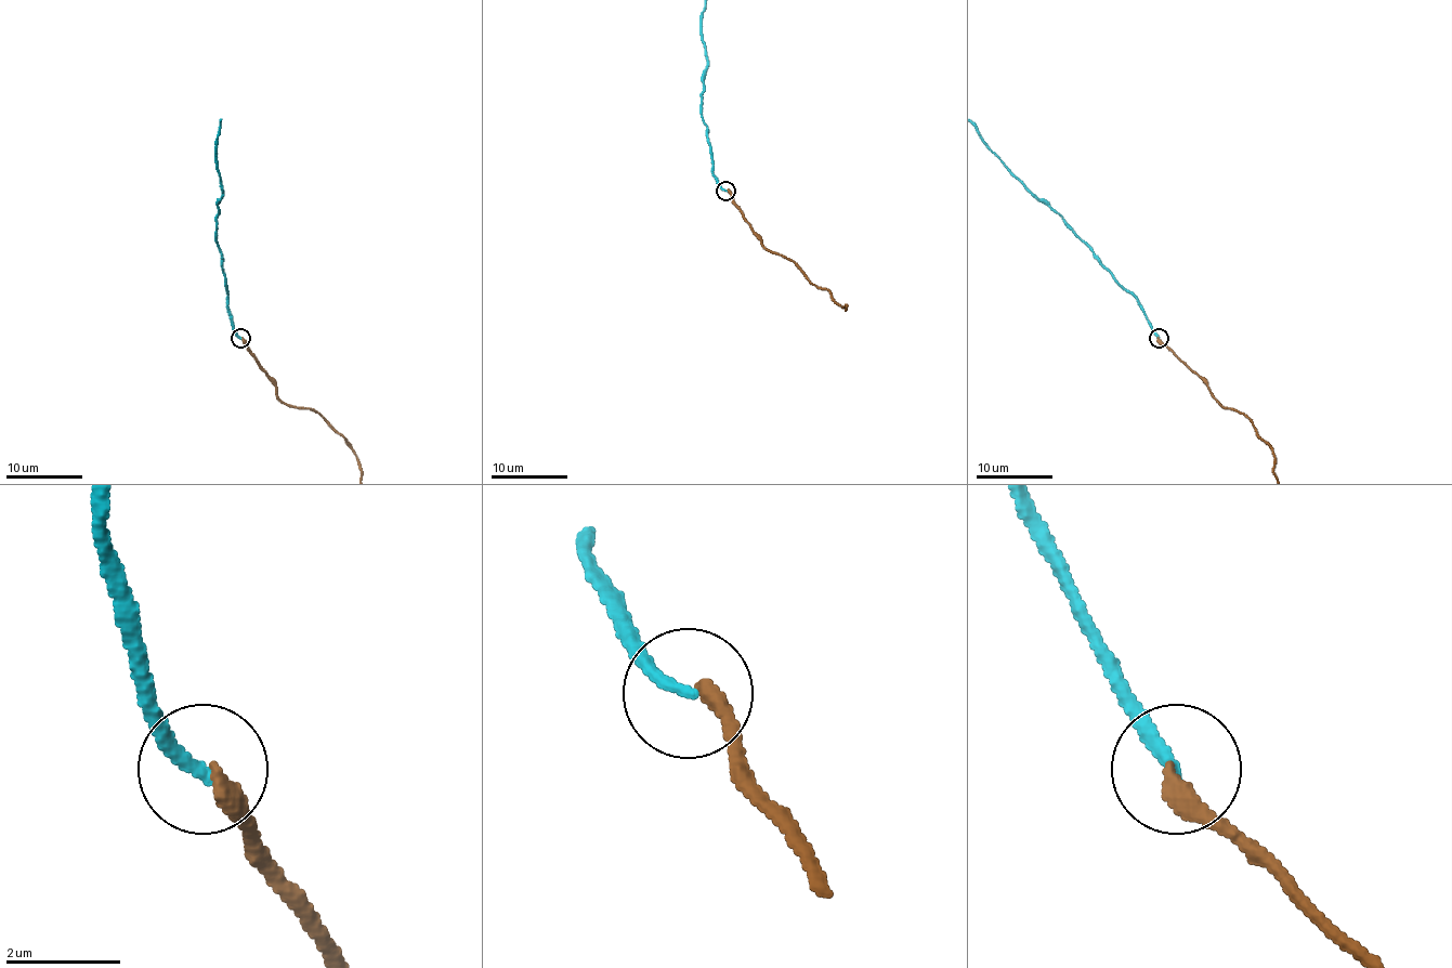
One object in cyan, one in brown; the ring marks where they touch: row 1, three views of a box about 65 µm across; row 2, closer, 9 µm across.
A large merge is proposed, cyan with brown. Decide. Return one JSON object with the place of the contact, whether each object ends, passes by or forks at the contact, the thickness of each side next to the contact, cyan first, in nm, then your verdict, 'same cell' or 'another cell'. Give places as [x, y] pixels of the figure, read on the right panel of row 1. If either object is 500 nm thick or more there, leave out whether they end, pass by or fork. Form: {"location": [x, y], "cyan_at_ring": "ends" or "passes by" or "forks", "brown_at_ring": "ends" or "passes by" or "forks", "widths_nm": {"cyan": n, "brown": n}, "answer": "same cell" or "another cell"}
{"location": [1159, 338], "cyan_at_ring": "ends", "brown_at_ring": "ends", "widths_nm": {"cyan": 240, "brown": 360}, "answer": "another cell"}

